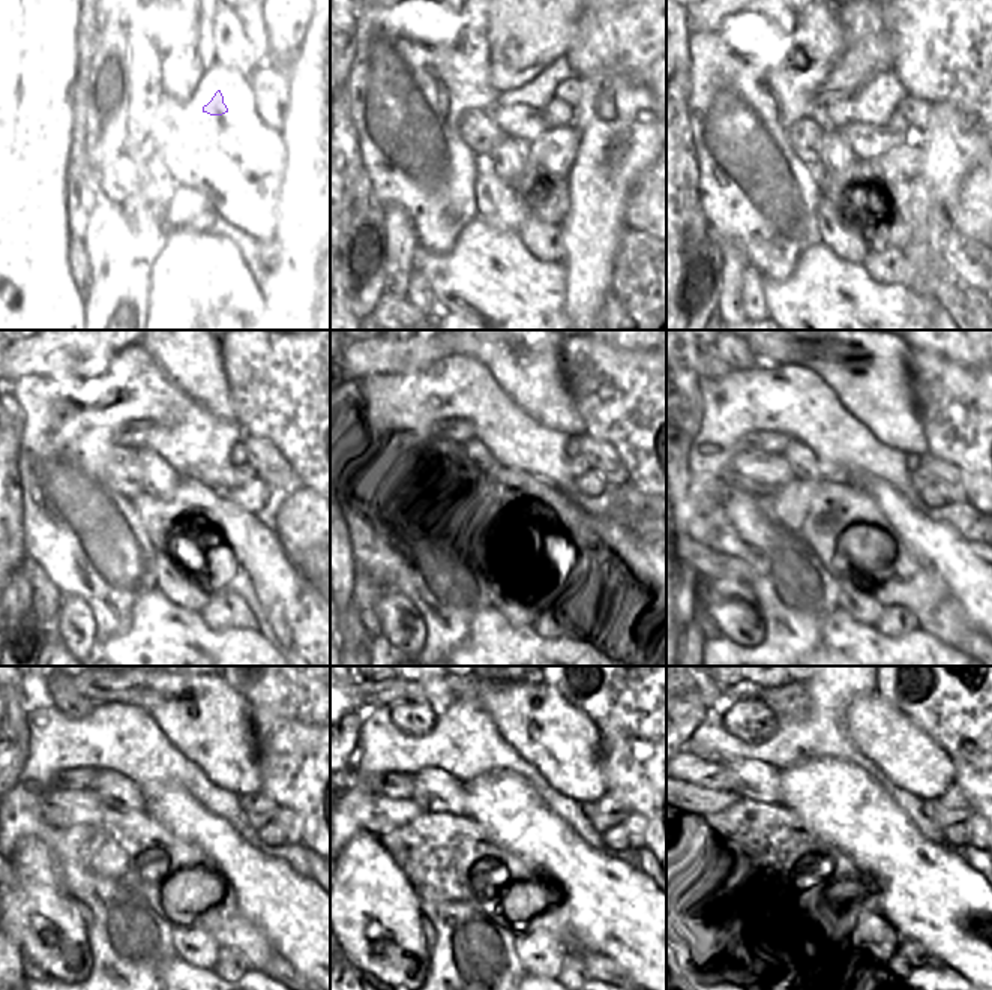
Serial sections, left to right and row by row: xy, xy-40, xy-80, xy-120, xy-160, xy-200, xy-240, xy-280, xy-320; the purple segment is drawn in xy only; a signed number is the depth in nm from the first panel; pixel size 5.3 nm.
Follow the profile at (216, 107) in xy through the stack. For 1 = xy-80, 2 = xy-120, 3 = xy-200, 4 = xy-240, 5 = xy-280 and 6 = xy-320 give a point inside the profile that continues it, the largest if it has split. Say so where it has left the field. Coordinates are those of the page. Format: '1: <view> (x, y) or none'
1: xy-80 (914, 111)
2: xy-120 (263, 456)
3: xy-200 (958, 494)
4: xy-240 (293, 825)
5: xy-280 (635, 825)
6: xy-320 (971, 825)

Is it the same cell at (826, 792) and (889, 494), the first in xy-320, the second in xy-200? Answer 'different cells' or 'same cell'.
same cell

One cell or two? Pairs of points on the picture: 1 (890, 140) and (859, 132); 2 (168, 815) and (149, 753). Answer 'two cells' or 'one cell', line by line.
1: one cell
2: two cells

